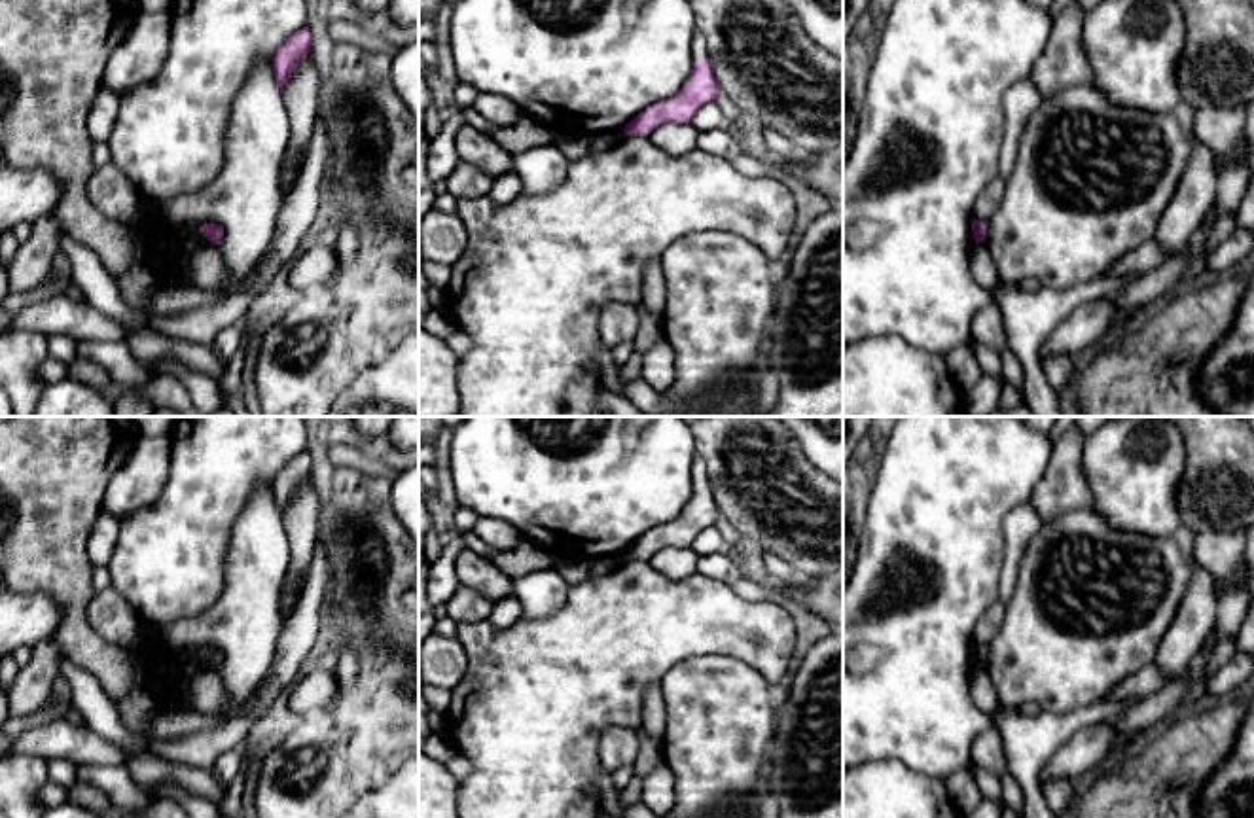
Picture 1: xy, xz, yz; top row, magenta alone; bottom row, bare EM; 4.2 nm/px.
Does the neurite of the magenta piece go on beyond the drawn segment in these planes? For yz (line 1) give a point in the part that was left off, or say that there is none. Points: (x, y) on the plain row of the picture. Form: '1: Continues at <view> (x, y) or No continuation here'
1: No continuation here

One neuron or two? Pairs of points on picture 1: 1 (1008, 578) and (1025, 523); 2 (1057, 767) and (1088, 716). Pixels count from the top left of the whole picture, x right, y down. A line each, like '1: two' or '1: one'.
1: one
2: two

